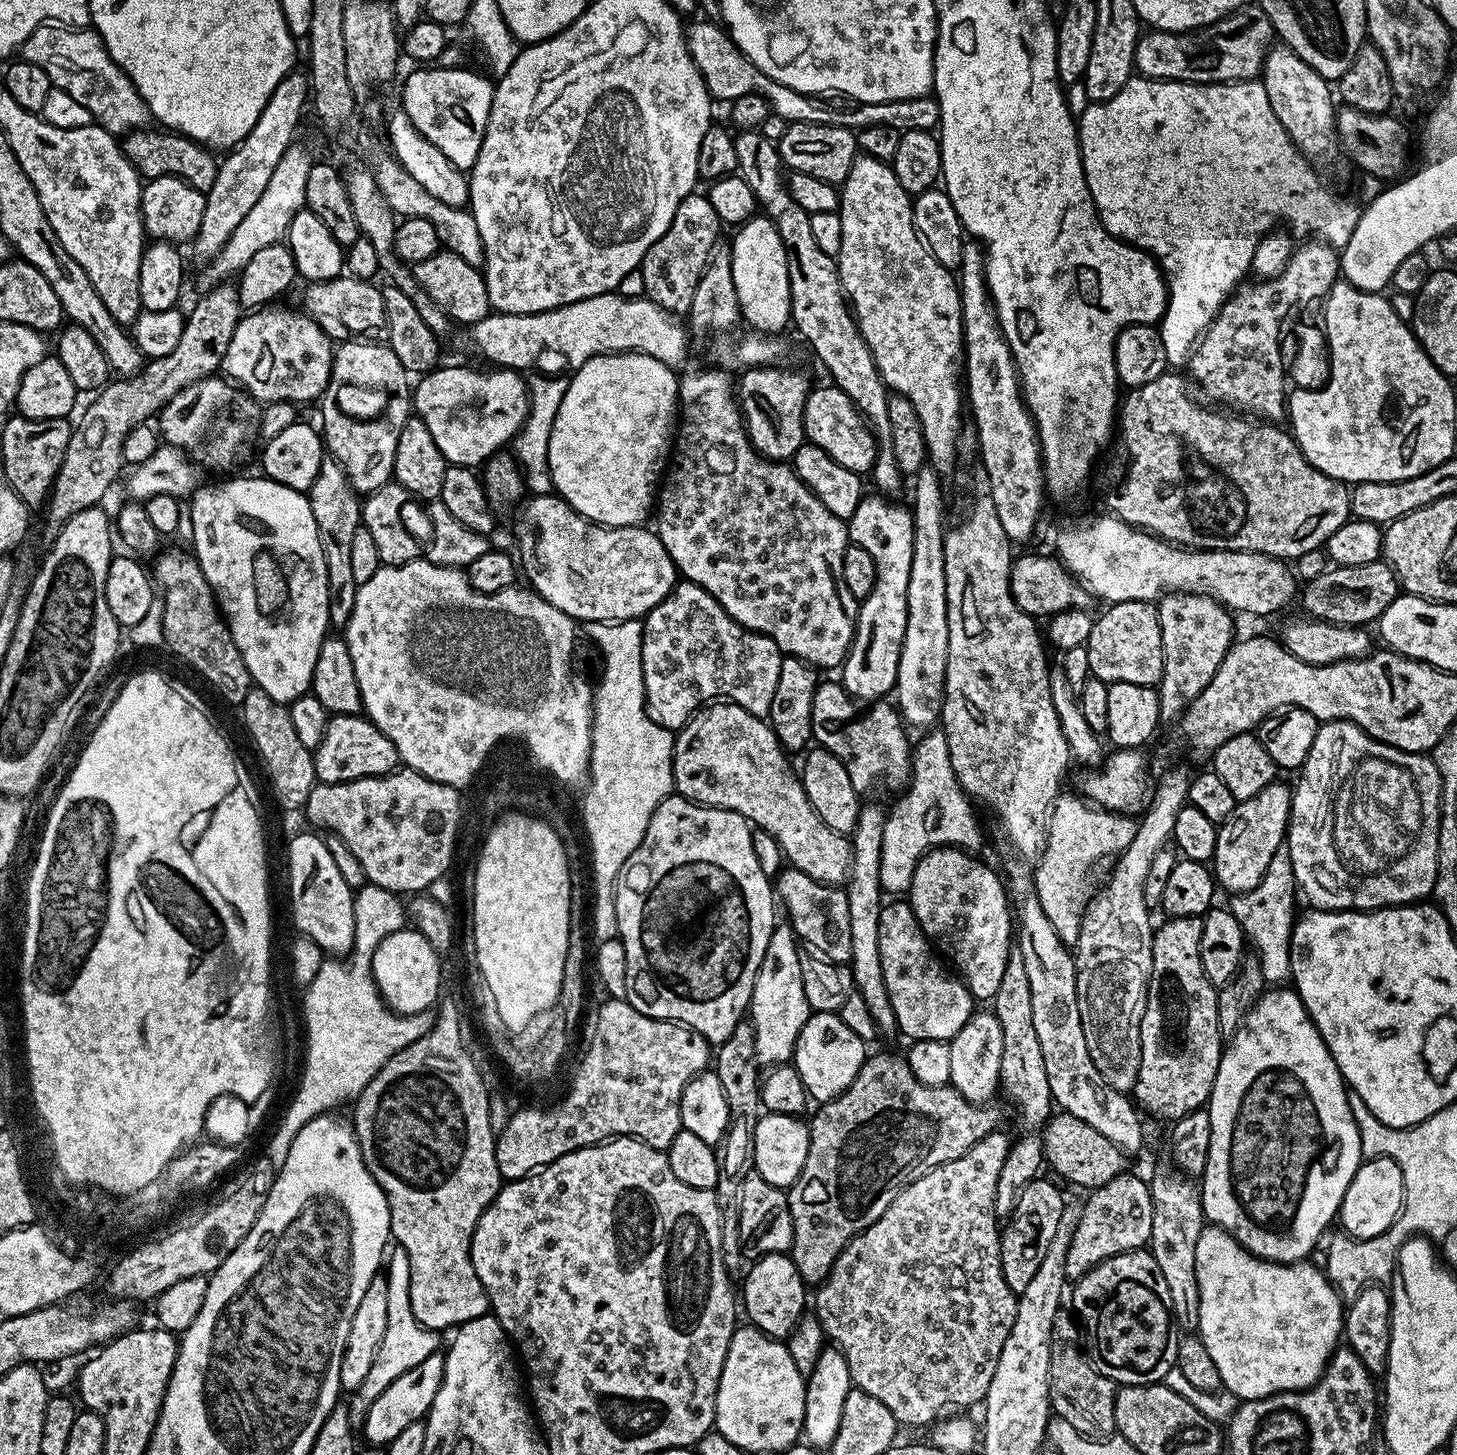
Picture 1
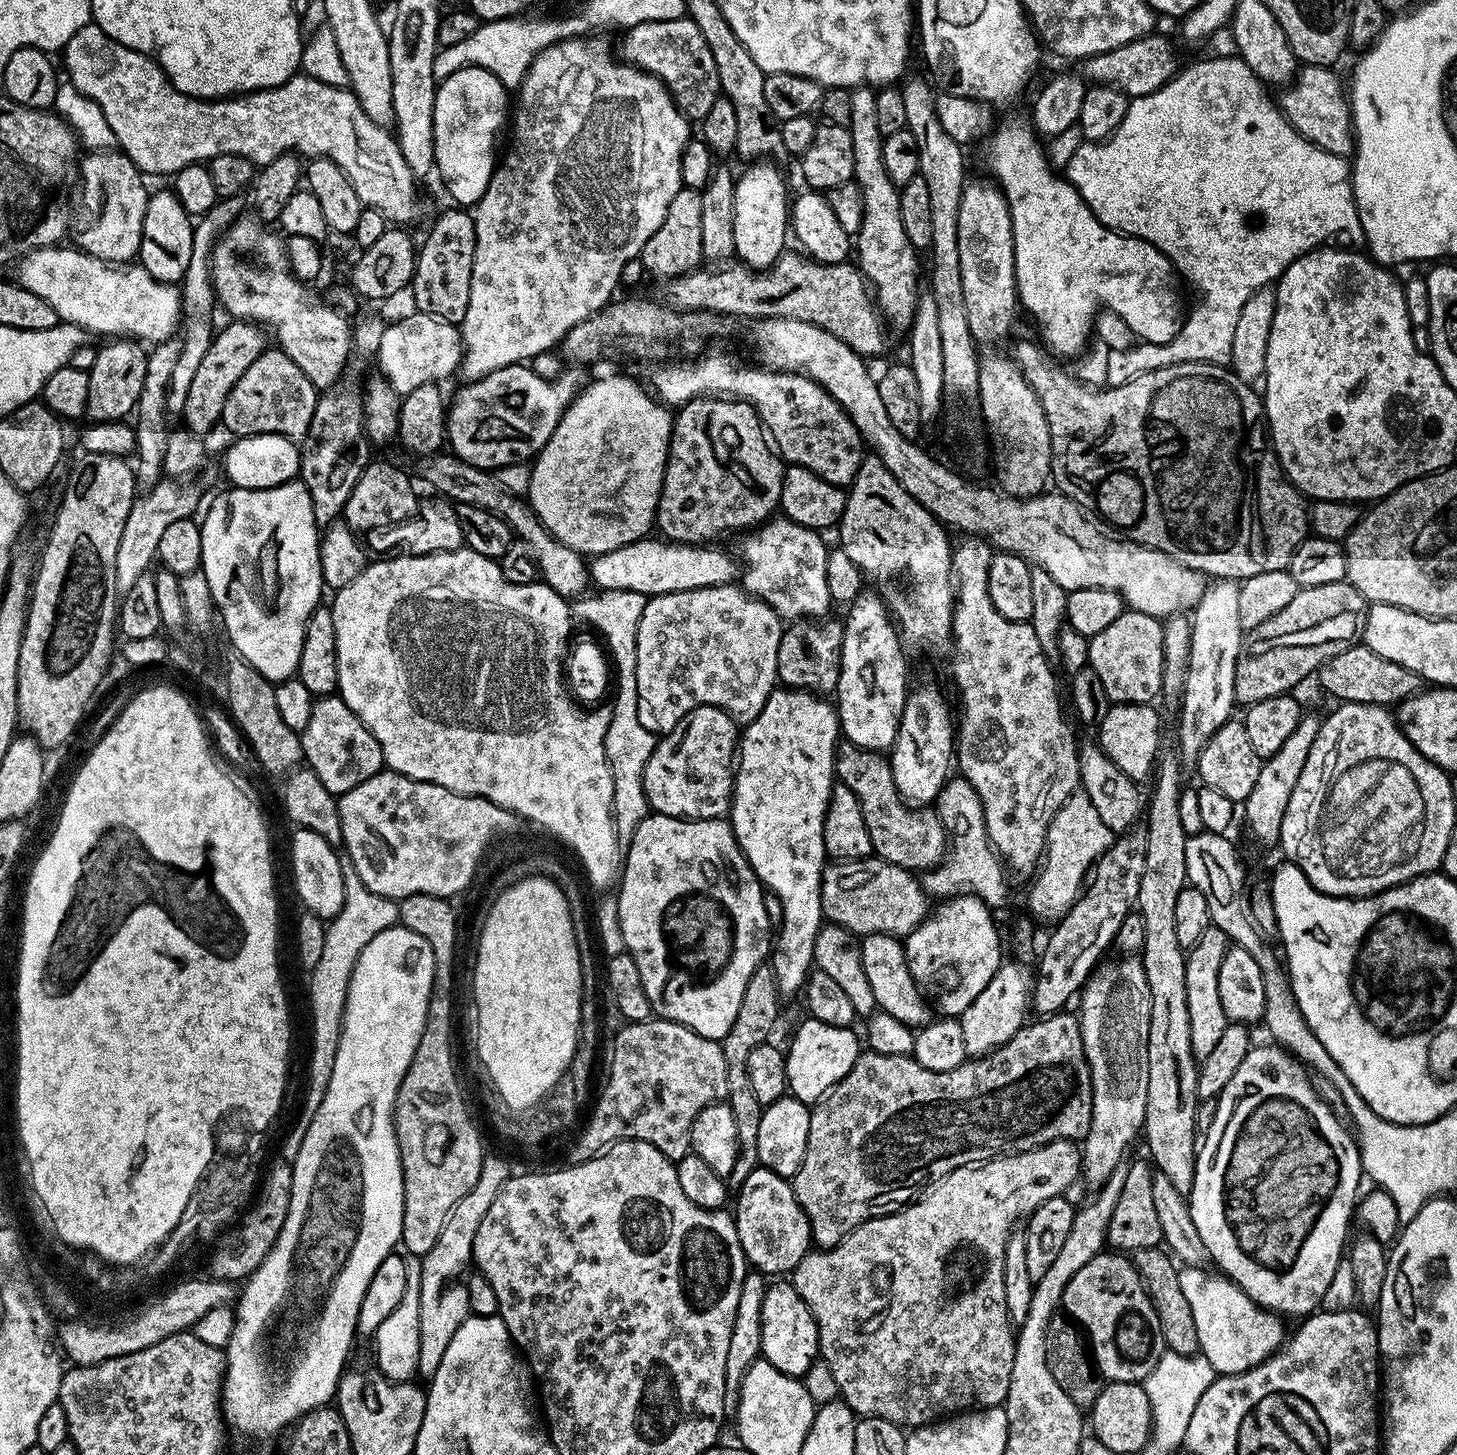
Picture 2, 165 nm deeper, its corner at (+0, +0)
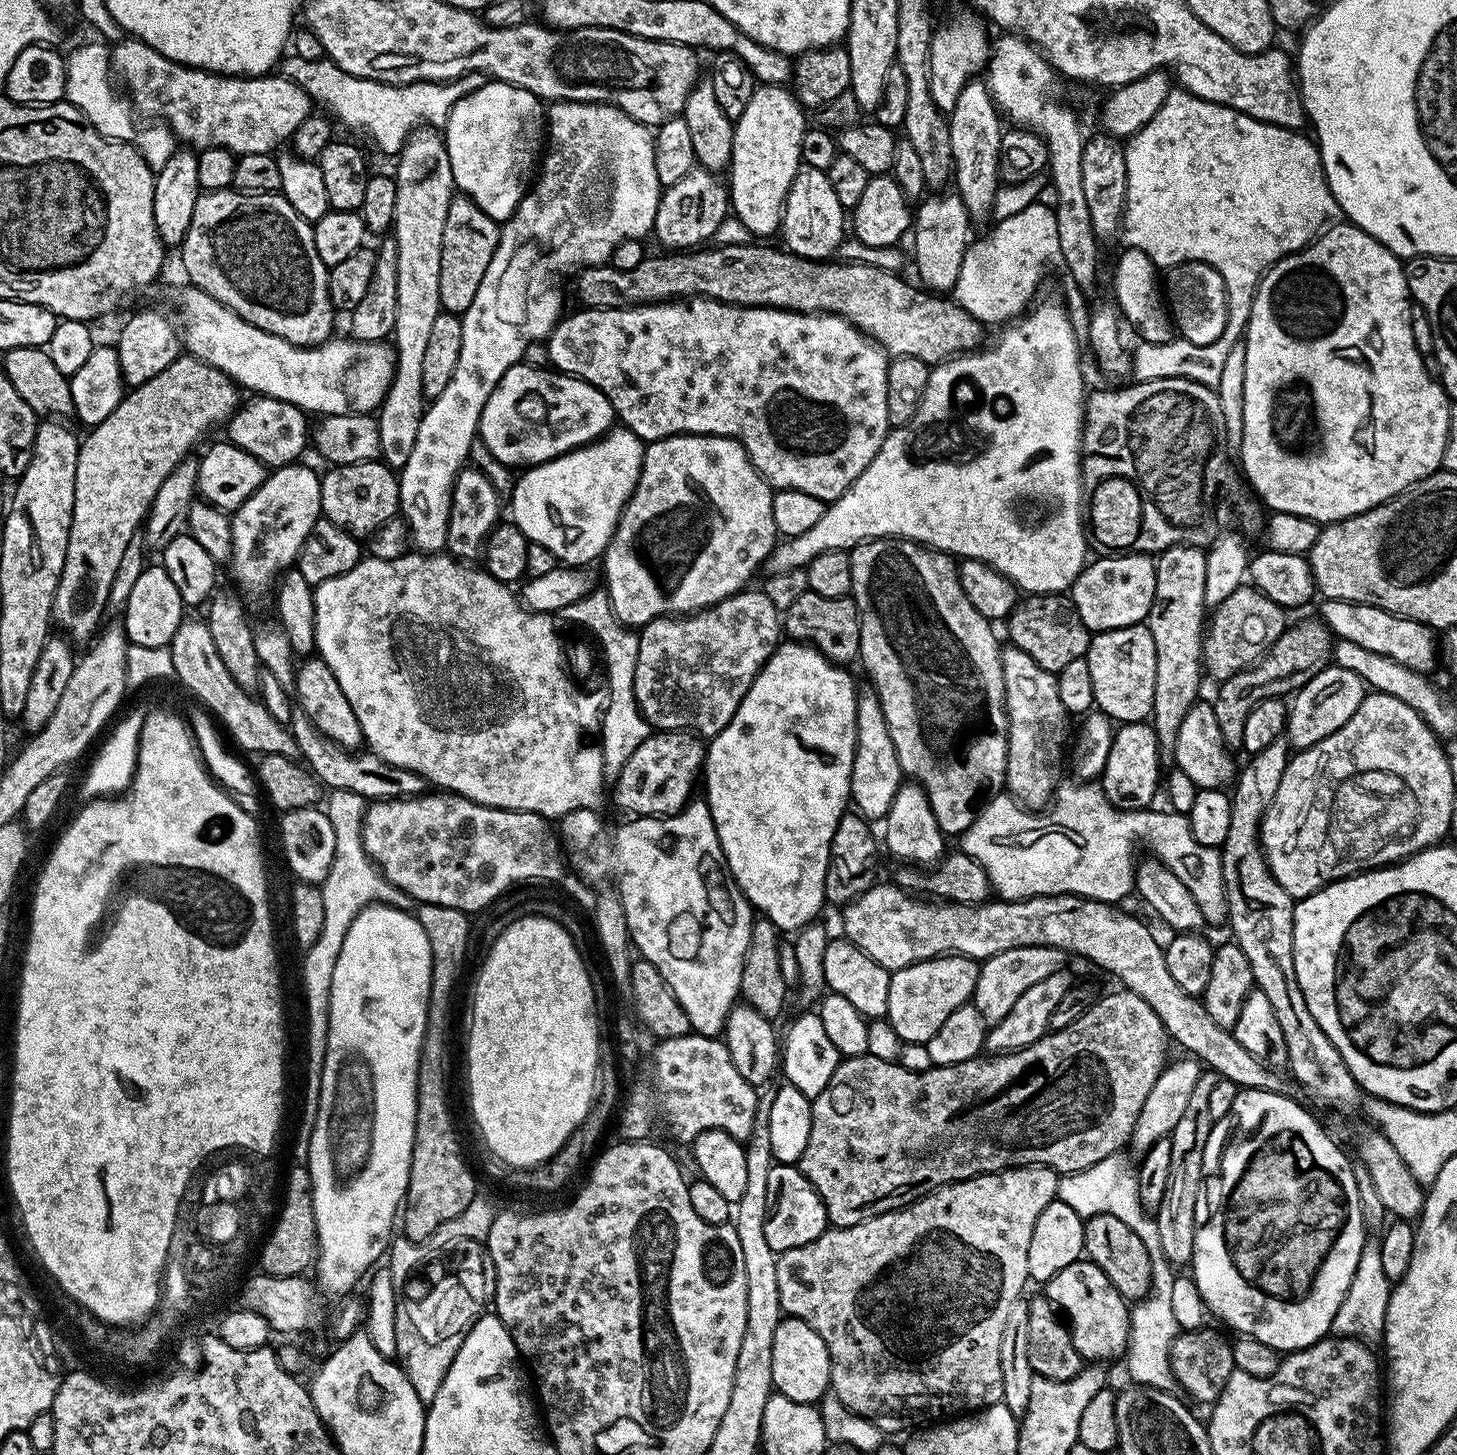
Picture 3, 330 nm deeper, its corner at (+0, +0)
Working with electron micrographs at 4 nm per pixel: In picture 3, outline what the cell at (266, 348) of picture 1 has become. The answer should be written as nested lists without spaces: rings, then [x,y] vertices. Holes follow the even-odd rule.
[[[252,398],[248,405],[232,413],[227,421],[227,439],[234,446],[246,450],[258,462],[269,469],[284,468],[287,464],[295,464],[301,459],[304,447],[310,444],[309,417],[298,406],[287,404],[281,400]]]

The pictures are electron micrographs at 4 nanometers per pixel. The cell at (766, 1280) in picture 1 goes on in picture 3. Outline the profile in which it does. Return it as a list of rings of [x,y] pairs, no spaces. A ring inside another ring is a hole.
[[[785,1315],[778,1330],[774,1330],[774,1378],[773,1389],[779,1395],[794,1402],[816,1404],[824,1399],[832,1382],[828,1347],[811,1324],[802,1322],[797,1316]]]

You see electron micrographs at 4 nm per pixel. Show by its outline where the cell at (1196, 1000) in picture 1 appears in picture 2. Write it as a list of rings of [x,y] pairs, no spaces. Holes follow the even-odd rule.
[[[1209,926],[1198,938],[1192,948],[1187,949],[1184,958],[1186,980],[1186,1010],[1190,1016],[1190,1042],[1192,1055],[1197,1061],[1206,1058],[1206,1054],[1214,1051],[1214,1045],[1219,1041],[1222,1030],[1226,1030],[1229,1021],[1222,1010],[1222,998],[1218,998],[1218,969],[1222,966],[1222,958],[1230,947],[1227,934],[1221,928]]]

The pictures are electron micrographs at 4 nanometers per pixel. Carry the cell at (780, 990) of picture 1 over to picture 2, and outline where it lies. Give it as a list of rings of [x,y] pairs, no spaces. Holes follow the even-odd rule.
[[[777,687],[770,694],[770,698],[766,698],[766,706],[762,706],[762,714],[758,714],[758,718],[747,721],[738,736],[738,763],[734,768],[730,823],[738,846],[743,850],[744,857],[750,862],[750,866],[754,870],[754,874],[759,878],[761,885],[781,899],[784,920],[778,927],[780,937],[777,940],[775,937],[774,943],[770,948],[770,963],[776,975],[778,990],[781,997],[784,998],[794,995],[795,992],[797,995],[803,989],[810,973],[813,971],[814,938],[820,933],[822,921],[824,920],[824,911],[822,910],[822,902],[820,901],[820,879],[824,873],[826,863],[826,853],[824,851],[824,815],[828,809],[828,799],[832,793],[832,785],[836,774],[836,745],[842,736],[837,709],[831,703],[828,705],[824,700],[827,699],[810,692],[799,692],[796,688]]]

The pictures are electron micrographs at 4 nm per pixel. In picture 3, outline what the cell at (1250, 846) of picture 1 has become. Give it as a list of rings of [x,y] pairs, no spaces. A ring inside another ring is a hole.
[[[1337,666],[1323,668],[1291,697],[1286,725],[1286,739],[1293,749],[1303,750],[1334,734],[1358,710],[1366,695],[1366,685],[1358,674]]]

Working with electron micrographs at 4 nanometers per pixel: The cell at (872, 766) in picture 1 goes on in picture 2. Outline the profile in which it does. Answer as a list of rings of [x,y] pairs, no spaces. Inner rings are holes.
[[[847,742],[837,743],[835,779],[854,790],[854,798],[858,798],[858,806],[862,806],[862,818],[866,818],[866,830],[870,830],[873,853],[880,859],[902,866],[913,874],[923,874],[944,861],[950,851],[950,841],[940,815],[932,806],[905,804],[898,794],[898,786],[894,786],[887,755]]]

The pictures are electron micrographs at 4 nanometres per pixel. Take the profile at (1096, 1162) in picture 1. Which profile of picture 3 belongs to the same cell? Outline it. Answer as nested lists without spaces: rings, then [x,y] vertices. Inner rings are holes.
[[[1043,1164],[1006,1168],[1003,1172],[986,1172],[983,1176],[973,1176],[970,1180],[945,1184],[906,1208],[897,1208],[895,1212],[875,1216],[861,1224],[849,1228],[829,1227],[813,1244],[779,1253],[776,1261],[780,1304],[787,1315],[797,1316],[802,1322],[811,1324],[812,1329],[828,1347],[832,1371],[831,1395],[839,1398],[854,1414],[866,1418],[886,1434],[904,1432],[907,1428],[916,1430],[929,1422],[940,1422],[957,1414],[971,1414],[989,1408],[992,1404],[1001,1403],[1004,1395],[1000,1351],[1002,1334],[1006,1330],[1006,1318],[1010,1318],[1010,1310],[1014,1310],[1014,1306],[1021,1303],[1020,1291],[1023,1290],[1024,1284],[1029,1283],[1028,1255],[1030,1234],[1034,1234],[1034,1222],[1038,1222],[1038,1214],[1042,1214],[1042,1210],[1046,1210],[1046,1206],[1050,1206],[1050,1202],[1057,1199],[1056,1191],[1059,1185],[1058,1173]]]

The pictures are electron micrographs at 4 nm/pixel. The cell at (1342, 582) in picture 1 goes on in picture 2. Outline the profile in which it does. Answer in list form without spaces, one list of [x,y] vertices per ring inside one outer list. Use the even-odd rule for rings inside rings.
[[[1347,579],[1326,582],[1326,586],[1301,588],[1287,606],[1278,610],[1278,614],[1274,614],[1274,618],[1266,618],[1262,626],[1254,626],[1245,631],[1244,641],[1240,643],[1238,666],[1234,670],[1234,694],[1237,705],[1256,704],[1266,698],[1293,691],[1294,686],[1302,683],[1311,672],[1313,675],[1320,665],[1334,658],[1334,654],[1342,654],[1342,650],[1357,643],[1368,620],[1369,607],[1369,601],[1365,600],[1362,593],[1354,585],[1349,584]]]

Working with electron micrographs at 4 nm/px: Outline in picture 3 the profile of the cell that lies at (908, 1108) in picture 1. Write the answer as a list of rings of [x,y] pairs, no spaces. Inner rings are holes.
[[[1127,990],[1119,991],[1112,992],[1109,996],[1101,995],[1065,1029],[1049,1031],[1048,1035],[1038,1038],[1038,1042],[1020,1048],[1017,1052],[989,1055],[989,1060],[977,1058],[957,1064],[933,1066],[925,1072],[915,1072],[906,1070],[895,1060],[883,1060],[867,1054],[841,1059],[830,1082],[826,1082],[826,1090],[822,1090],[822,1094],[818,1094],[812,1100],[810,1138],[806,1142],[806,1150],[802,1150],[802,1158],[798,1165],[810,1186],[814,1186],[814,1190],[822,1198],[829,1225],[833,1228],[849,1228],[861,1224],[875,1216],[895,1212],[897,1208],[906,1208],[945,1184],[955,1184],[957,1180],[970,1180],[973,1176],[983,1176],[986,1172],[1003,1172],[1006,1168],[1043,1164],[1046,1168],[1053,1168],[1058,1174],[1071,1174],[1102,1162],[1102,1158],[1117,1155],[1129,1143],[1142,1106],[1145,1105],[1154,1082],[1157,1082],[1161,1069],[1169,1059],[1168,1044],[1170,1045],[1168,1031],[1162,1026],[1158,1014],[1154,1014],[1154,1010],[1150,1010],[1150,1006],[1146,1006],[1146,1002],[1138,998],[1138,994]]]

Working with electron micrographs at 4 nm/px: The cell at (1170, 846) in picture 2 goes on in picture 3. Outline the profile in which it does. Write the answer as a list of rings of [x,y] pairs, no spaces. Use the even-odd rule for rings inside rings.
[[[1174,546],[1155,557],[1157,582],[1153,605],[1146,619],[1150,638],[1154,638],[1154,706],[1150,723],[1160,751],[1160,763],[1176,763],[1175,746],[1182,718],[1201,699],[1200,676],[1204,659],[1206,631],[1206,552],[1194,546]]]

